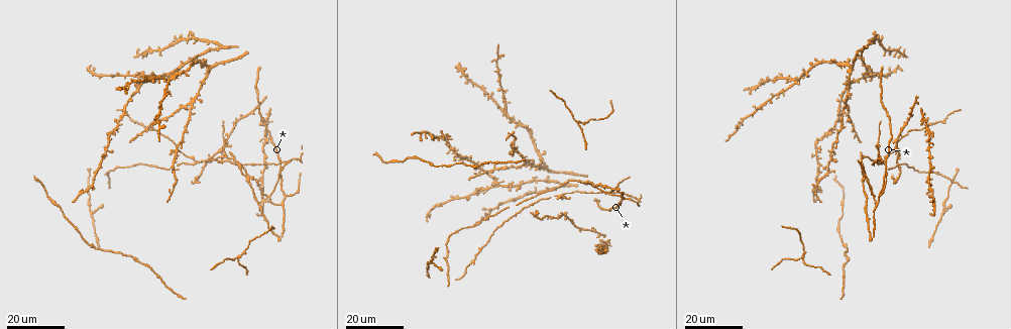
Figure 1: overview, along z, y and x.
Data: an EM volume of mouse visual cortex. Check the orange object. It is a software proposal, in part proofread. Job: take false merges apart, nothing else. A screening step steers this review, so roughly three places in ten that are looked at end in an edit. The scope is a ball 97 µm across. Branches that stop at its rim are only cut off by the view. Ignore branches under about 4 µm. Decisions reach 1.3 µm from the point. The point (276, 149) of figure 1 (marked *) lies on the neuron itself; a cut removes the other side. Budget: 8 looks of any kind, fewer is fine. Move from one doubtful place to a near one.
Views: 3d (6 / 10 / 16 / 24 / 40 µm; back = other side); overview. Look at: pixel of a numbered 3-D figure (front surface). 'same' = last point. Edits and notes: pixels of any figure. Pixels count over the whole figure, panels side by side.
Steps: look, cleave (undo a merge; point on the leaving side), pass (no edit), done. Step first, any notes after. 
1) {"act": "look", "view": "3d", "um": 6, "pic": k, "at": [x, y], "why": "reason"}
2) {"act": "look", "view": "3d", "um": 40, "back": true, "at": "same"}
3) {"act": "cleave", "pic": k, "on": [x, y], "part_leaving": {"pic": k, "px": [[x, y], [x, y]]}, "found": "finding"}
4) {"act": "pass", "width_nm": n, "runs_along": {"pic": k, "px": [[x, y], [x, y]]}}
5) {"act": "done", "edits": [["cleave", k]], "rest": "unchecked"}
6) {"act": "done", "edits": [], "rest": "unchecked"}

{"act": "look", "view": "3d", "um": 16, "pic": 1, "at": [531, 182], "why": "two arms at a narrow angle"}

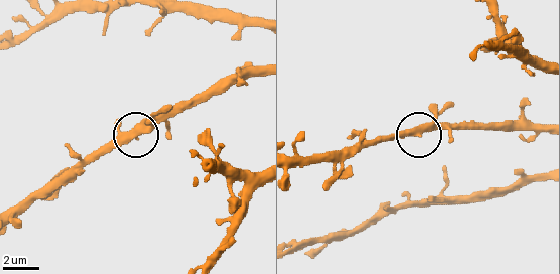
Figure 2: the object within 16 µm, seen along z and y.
{"act": "look", "view": "3d", "um": 6, "pic": 2, "at": [151, 127]}

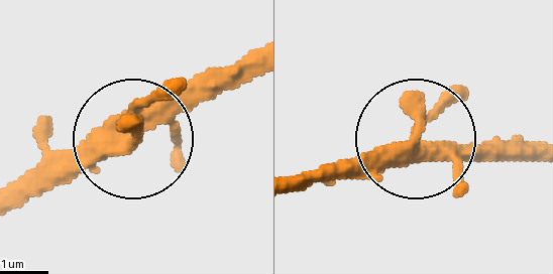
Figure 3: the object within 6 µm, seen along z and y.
{"act": "pass", "side_arm_um": 52, "found": "one neuron here"}

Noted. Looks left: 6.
{"act": "look", "view": "3d", "um": 16, "pic": 1, "at": [565, 217], "why": "looks like a crossing"}

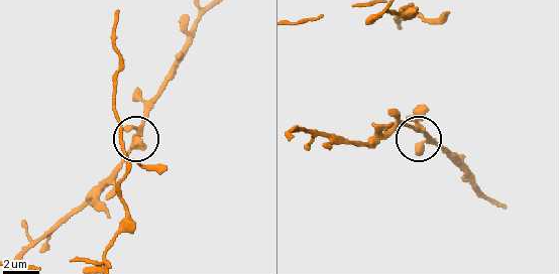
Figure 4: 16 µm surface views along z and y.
{"act": "look", "view": "3d", "um": 10, "pic": 4, "at": [417, 127]}

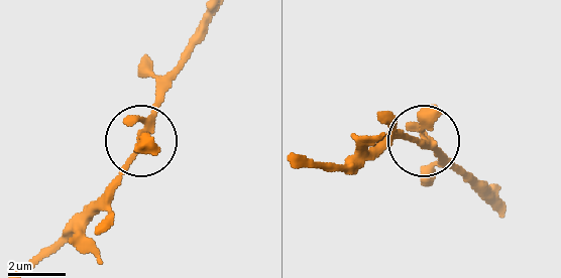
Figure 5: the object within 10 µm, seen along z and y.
{"act": "pass", "arms": 4, "found": "continuous, no second neuron"}

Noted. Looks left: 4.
{"act": "look", "view": "3d", "um": 24, "pic": 1, "at": [223, 161]}

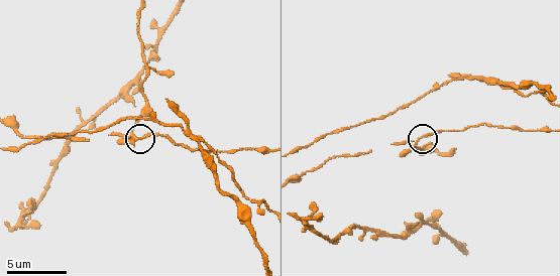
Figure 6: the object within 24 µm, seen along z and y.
{"act": "look", "view": "3d", "um": 10, "pic": 6, "at": [135, 137]}

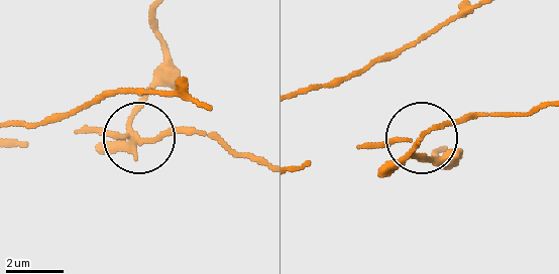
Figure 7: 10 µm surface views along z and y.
{"act": "cleave", "pic": 7, "on": [408, 157], "width_nm": 170, "found": "a second neuron is stuck on"}

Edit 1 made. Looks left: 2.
{"act": "done", "edits": [["cleave", 7]], "rest": "unchecked"}

